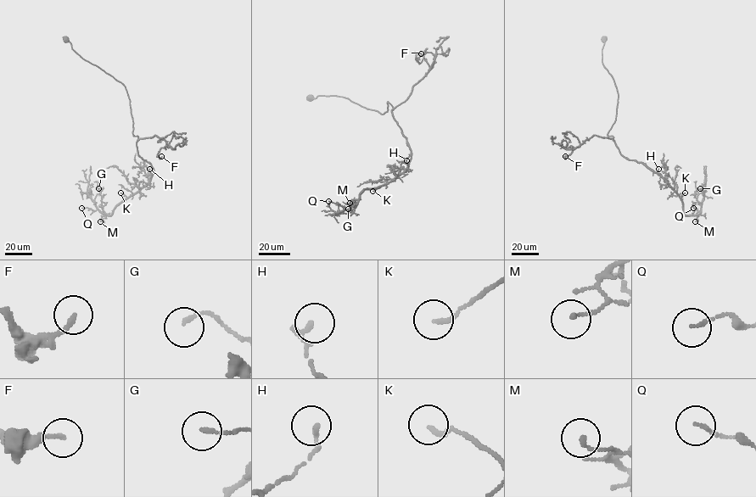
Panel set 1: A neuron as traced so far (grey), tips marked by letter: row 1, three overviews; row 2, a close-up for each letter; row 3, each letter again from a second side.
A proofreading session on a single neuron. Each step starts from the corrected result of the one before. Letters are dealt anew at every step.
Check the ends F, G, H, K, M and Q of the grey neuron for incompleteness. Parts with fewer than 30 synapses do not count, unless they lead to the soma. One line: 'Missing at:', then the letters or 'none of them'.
Missing at: none of them

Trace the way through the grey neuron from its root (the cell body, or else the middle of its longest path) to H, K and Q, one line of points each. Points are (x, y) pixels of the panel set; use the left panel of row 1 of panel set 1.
H: (65, 39), (84, 59), (125, 86), (132, 134), (138, 136), (137, 153), (149, 163), (154, 172), (149, 169)
K: (65, 39), (126, 90), (132, 134), (138, 136), (137, 153), (154, 173), (136, 192), (127, 197), (120, 192)
Q: (65, 39), (125, 86), (137, 153), (154, 169), (150, 181), (111, 214), (81, 208)

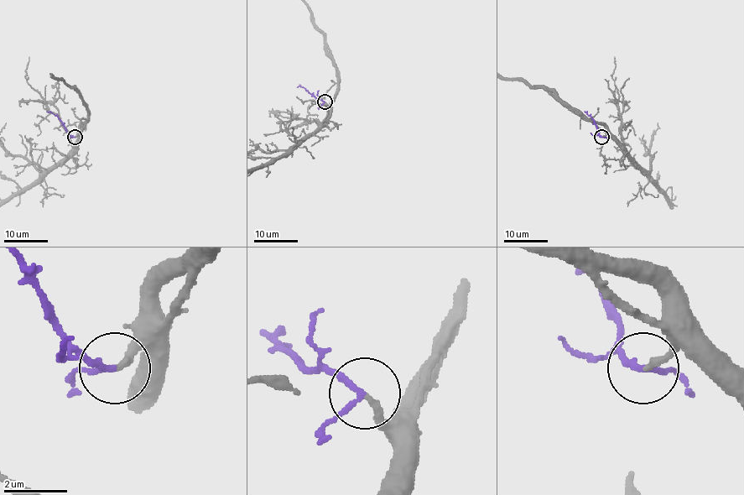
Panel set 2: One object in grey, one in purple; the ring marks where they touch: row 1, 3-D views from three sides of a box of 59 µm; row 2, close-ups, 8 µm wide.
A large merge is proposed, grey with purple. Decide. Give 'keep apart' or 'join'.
join

